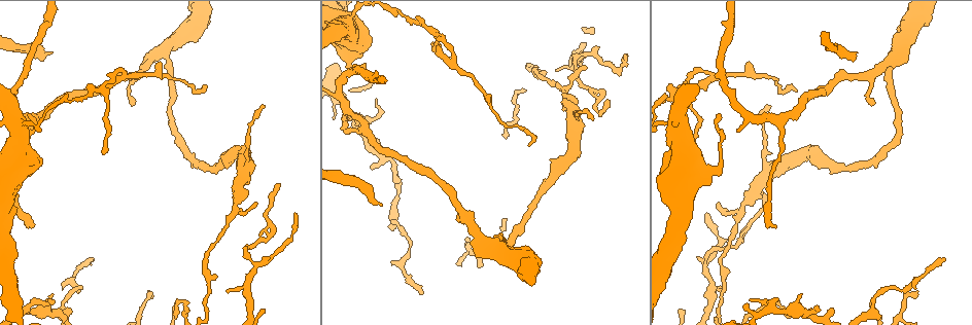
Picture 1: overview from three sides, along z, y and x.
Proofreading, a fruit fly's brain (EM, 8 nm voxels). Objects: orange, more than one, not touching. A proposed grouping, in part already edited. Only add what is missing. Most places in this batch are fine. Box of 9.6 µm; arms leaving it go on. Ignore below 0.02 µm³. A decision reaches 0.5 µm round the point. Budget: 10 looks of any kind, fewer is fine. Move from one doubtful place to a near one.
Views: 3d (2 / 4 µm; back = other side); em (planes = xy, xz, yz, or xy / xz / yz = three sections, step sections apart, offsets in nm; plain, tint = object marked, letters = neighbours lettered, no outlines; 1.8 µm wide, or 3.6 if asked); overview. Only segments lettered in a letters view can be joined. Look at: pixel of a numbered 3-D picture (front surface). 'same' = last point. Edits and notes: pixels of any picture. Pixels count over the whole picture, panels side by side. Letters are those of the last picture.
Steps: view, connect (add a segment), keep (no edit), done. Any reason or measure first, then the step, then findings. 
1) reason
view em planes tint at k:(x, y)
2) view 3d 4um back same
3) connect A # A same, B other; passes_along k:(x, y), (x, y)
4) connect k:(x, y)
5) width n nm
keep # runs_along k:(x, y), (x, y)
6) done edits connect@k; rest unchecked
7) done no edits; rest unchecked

tapers out
view em planes letters at 1:(278, 186)

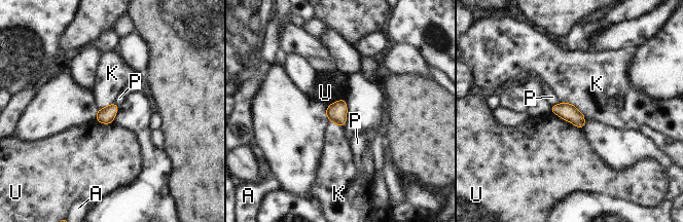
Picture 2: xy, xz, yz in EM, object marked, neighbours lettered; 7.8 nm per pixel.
width 130 nm; longest_contact U 300 nm
keep # A other, K other, P other, U other; no lettered segment goes on from it

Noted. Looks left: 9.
view em xz step 16 letters at 1:(226, 291)

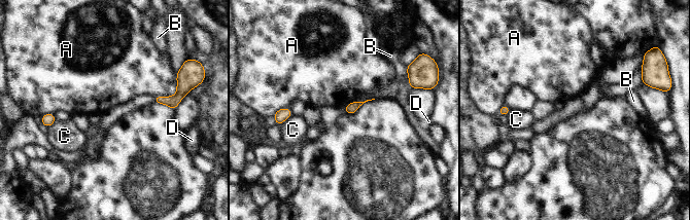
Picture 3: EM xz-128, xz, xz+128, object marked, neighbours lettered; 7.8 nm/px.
cut it another way
view em planes letters same

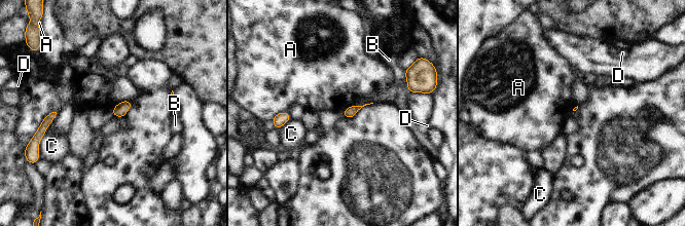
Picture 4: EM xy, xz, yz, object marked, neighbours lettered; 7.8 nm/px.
keep # A other, B other, C other, D other; border 4:(56, 111), (51, 111), (41, 123); none of them fits

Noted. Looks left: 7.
thin end
view 3d 2um at 1:(832, 310)

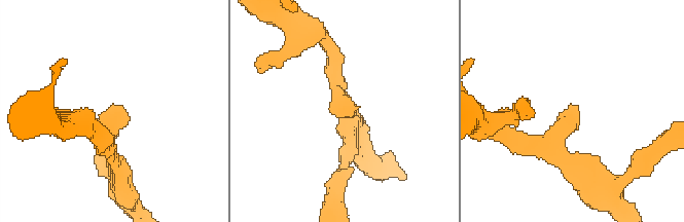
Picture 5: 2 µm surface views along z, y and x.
arm_widths 170, 170 nm; need the tissue
view em 3.6um xy step 4 tint at 5:(121, 106)

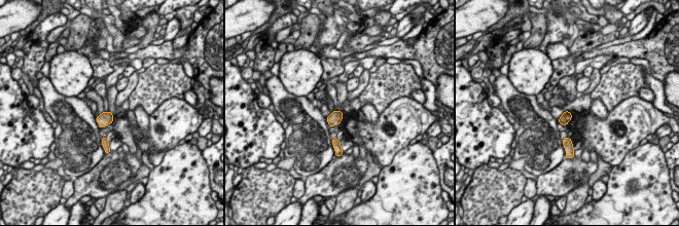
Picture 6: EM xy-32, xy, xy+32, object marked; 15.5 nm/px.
cut it another way
view em 3.6um planes letters same

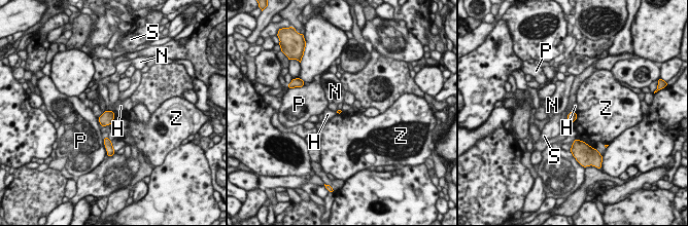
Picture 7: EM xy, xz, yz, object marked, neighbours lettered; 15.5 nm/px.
longest_contact H 240 nm
keep # H other, N other, P other, S other, Z other; border 7:(111, 110), (106, 110), (98, 116); no lettered segment goes on from it

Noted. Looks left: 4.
an open end
view em 3.6um xz step 4 letters at 1:(52, 51)

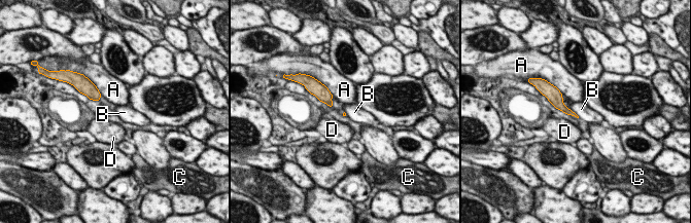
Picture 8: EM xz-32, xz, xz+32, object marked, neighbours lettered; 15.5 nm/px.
view em 3.6um yz step 16 letters same

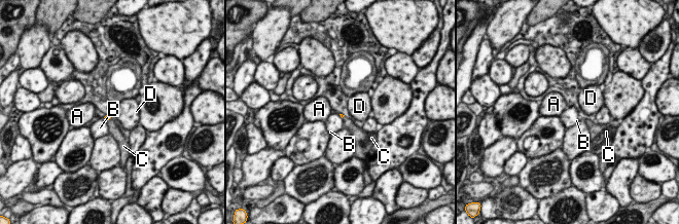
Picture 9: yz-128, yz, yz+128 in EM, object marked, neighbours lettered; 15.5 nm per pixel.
connect C # A other, B other, C same, D other; passes_along 9:(107, 117), (109, 118), (113, 127); it goes on there

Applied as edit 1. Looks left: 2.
done edits connect@9; rest unchecked

